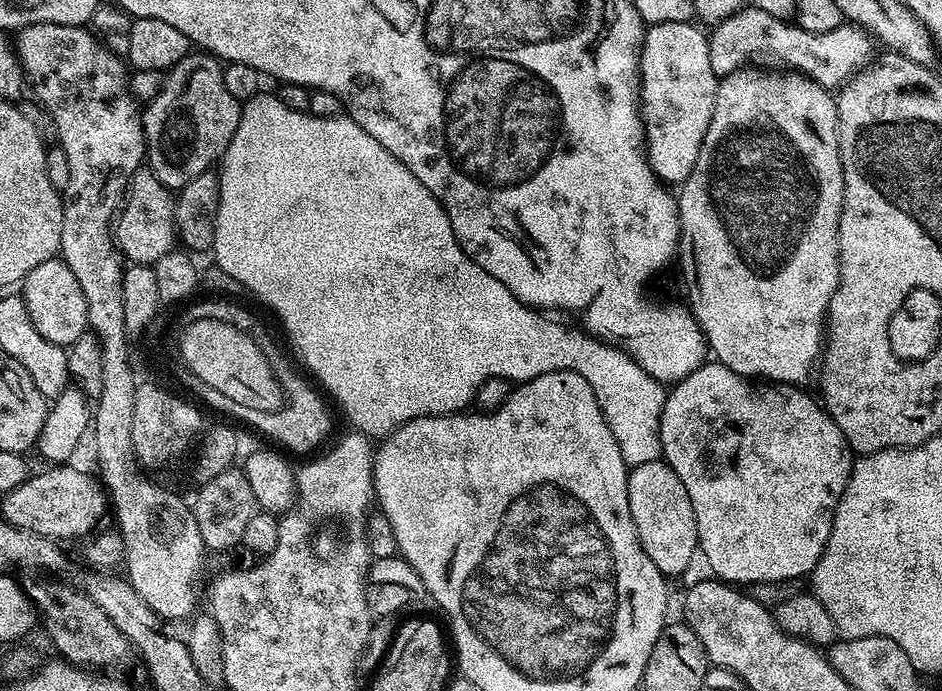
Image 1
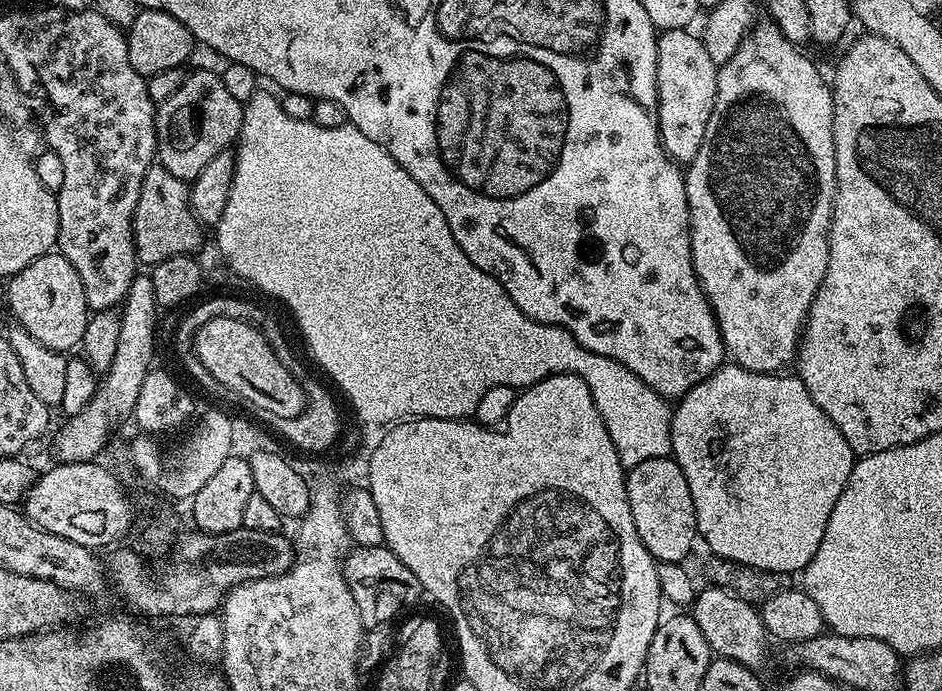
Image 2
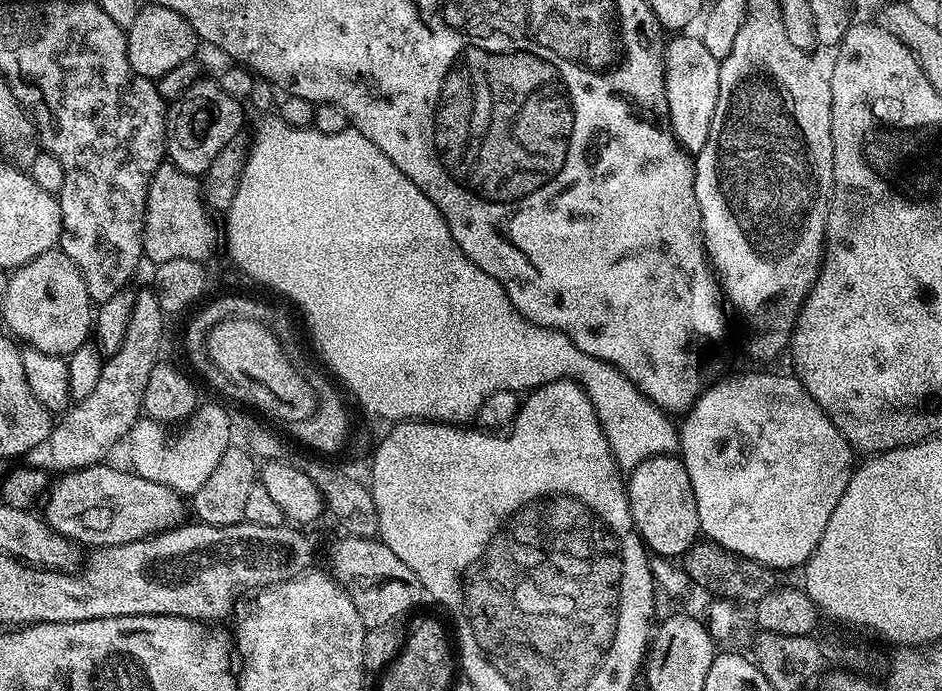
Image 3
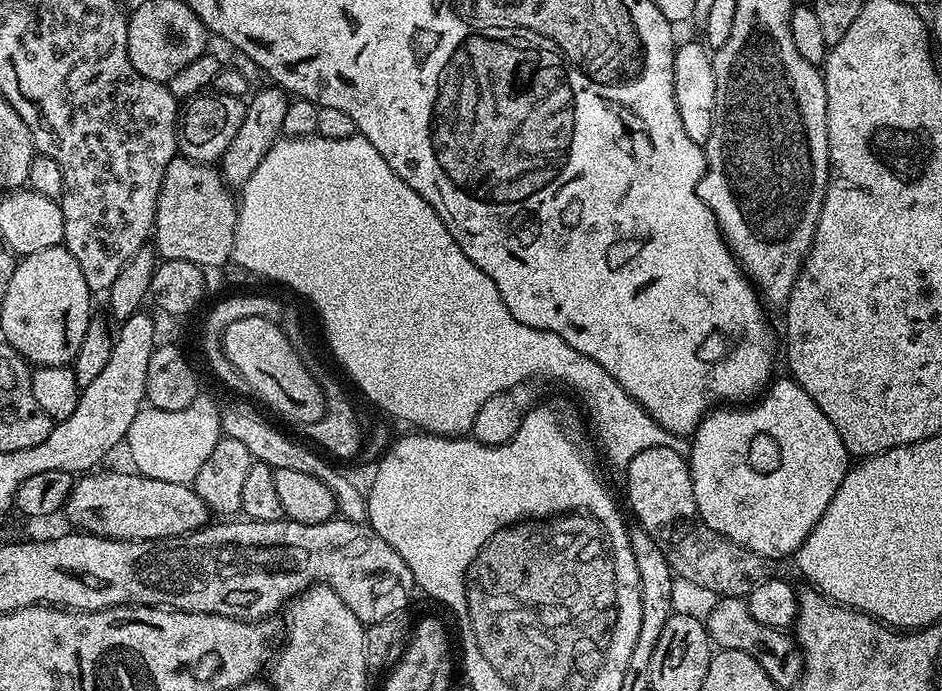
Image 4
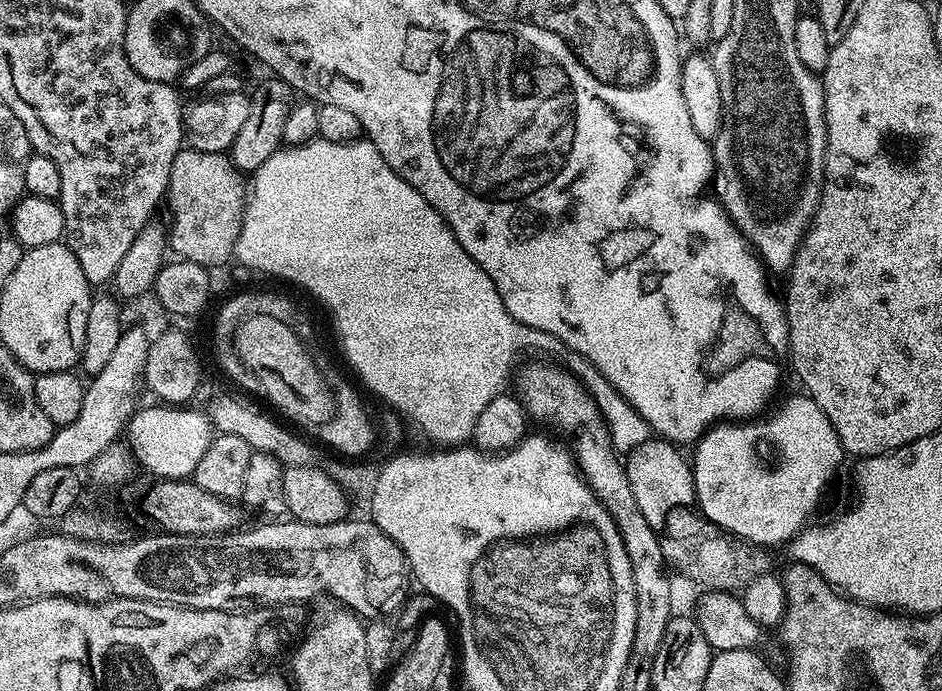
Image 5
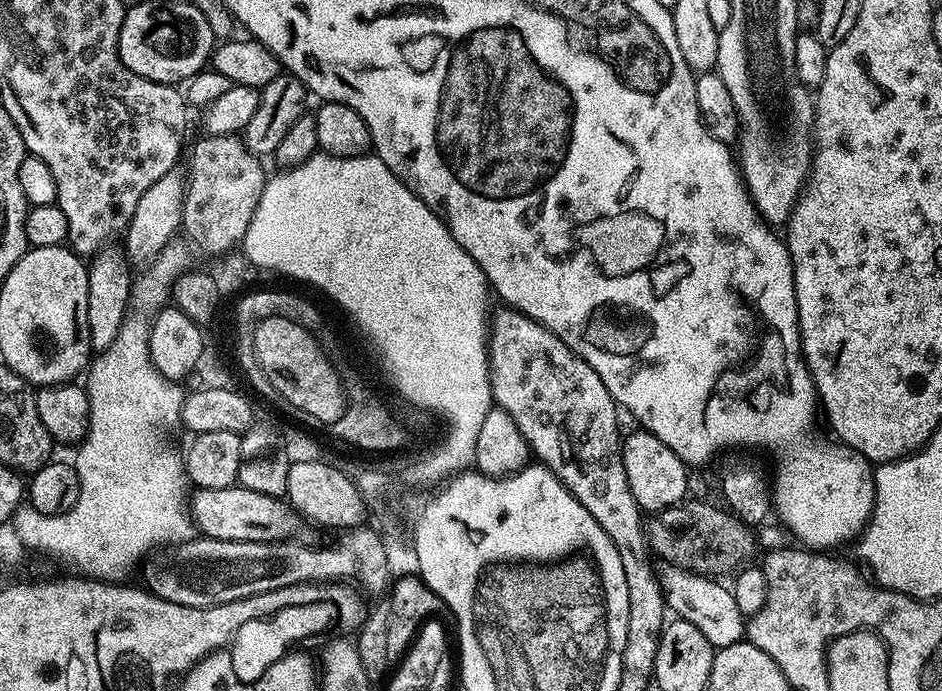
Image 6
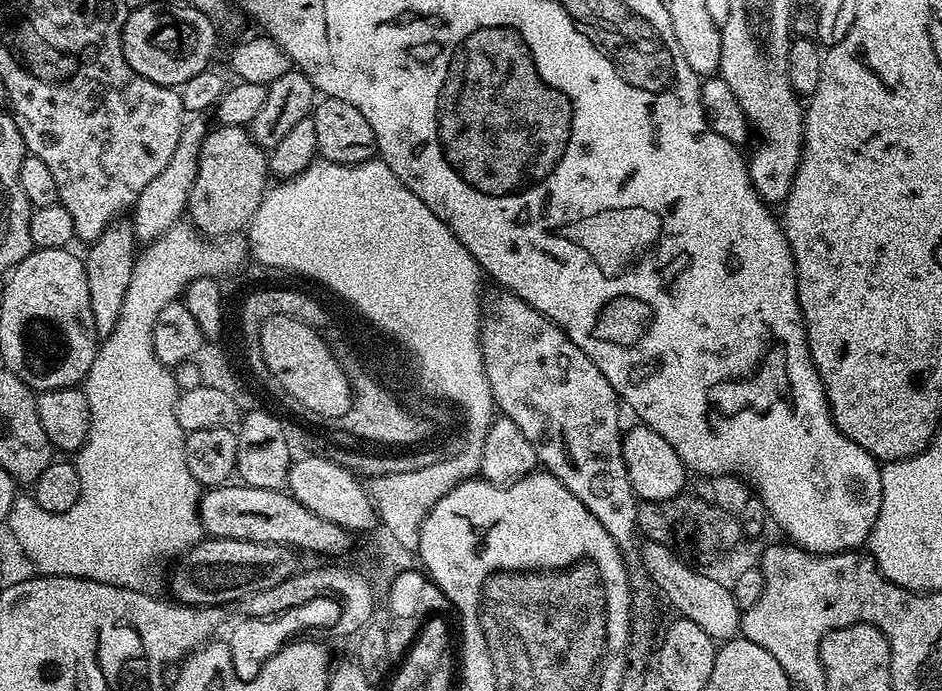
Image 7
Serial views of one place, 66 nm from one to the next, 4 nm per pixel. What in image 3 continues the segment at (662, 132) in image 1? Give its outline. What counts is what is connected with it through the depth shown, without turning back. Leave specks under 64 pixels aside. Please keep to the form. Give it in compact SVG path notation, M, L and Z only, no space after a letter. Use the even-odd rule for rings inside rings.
M676 34L667 41L664 50L664 93L668 103L667 123L670 131L680 144L680 147L689 154L695 154L706 146L706 138L710 138L710 122L714 118L714 106L718 106L718 74L720 73L720 61L706 50L706 46L700 40L699 35L684 36L688 34Z

